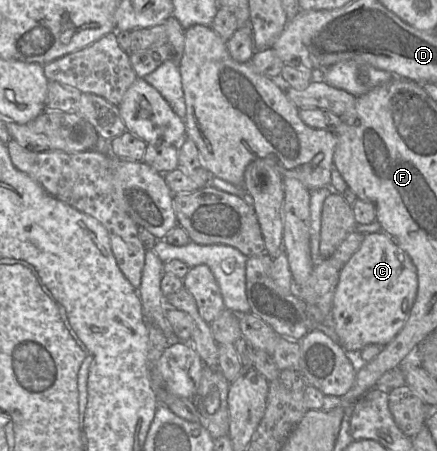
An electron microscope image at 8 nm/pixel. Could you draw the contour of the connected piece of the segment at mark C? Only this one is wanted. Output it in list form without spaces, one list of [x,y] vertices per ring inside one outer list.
[[[386,233],[364,235],[359,249],[340,270],[332,308],[332,325],[335,338],[342,348],[351,355],[368,344],[385,346],[403,328],[413,307],[418,289],[416,268],[408,254]]]

